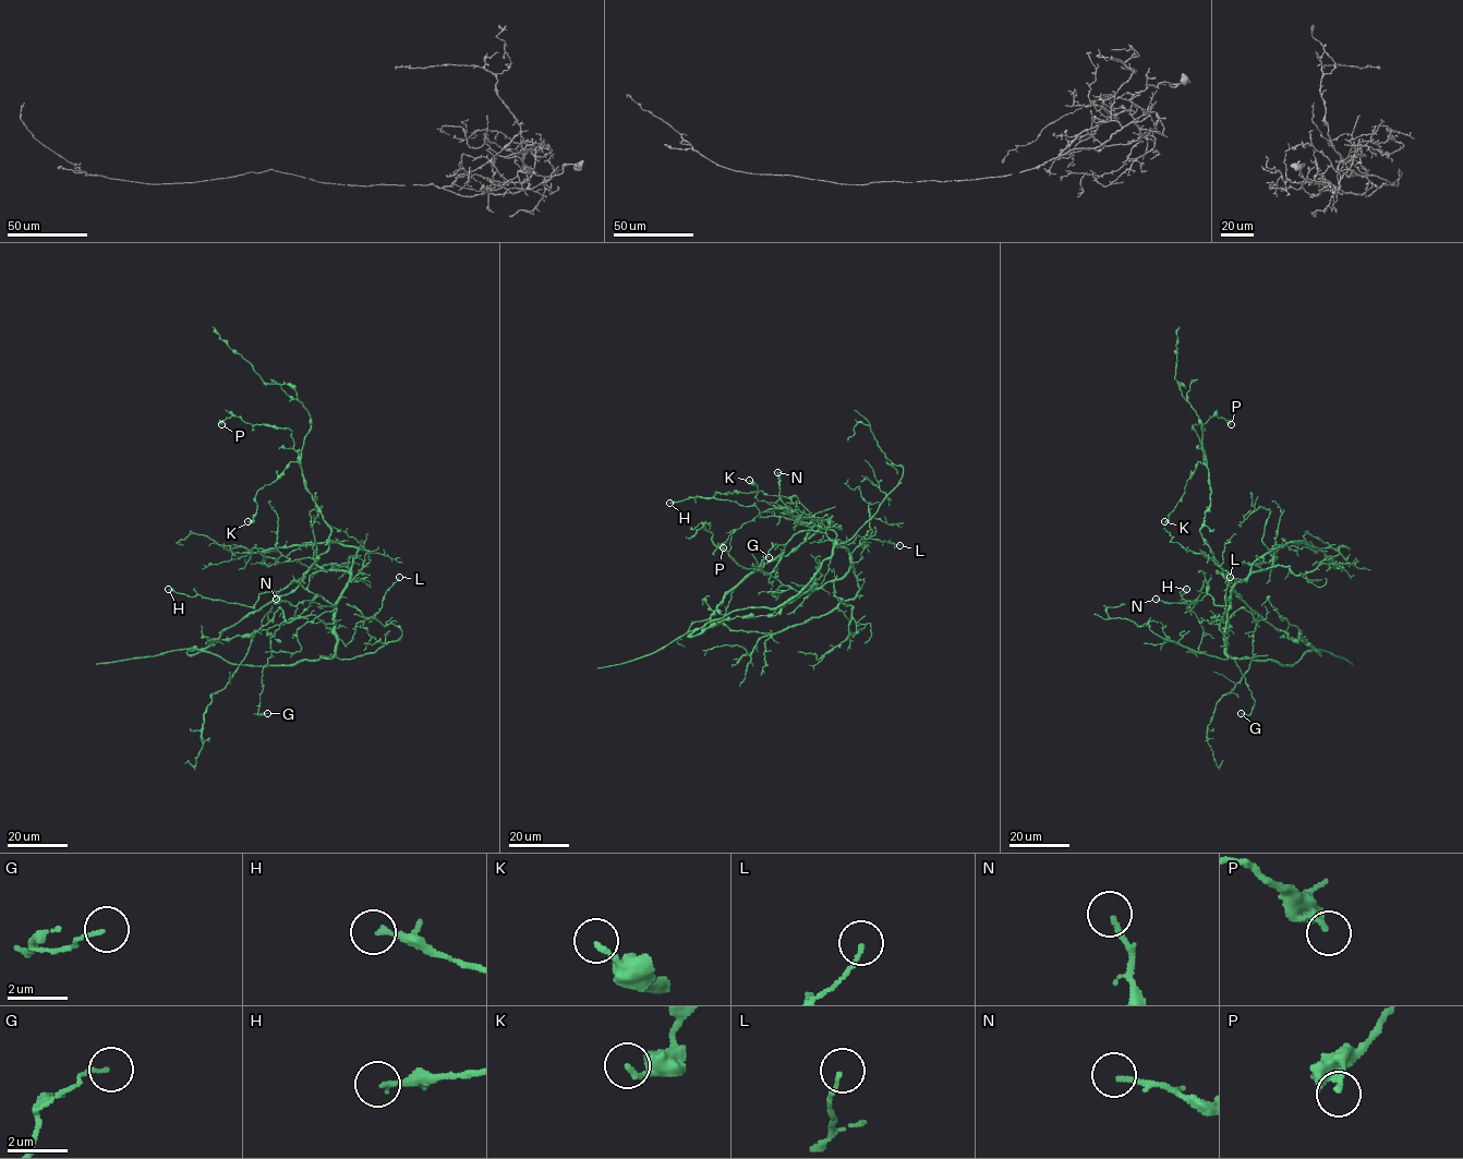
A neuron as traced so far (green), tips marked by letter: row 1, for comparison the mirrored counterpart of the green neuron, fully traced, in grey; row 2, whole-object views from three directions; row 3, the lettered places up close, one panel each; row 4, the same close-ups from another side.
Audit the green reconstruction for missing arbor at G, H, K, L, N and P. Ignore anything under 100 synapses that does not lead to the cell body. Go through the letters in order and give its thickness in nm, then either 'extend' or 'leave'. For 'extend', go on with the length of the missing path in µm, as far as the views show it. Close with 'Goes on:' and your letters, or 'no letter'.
G: 110 nm | leave
H: 180 nm | leave
K: 190 nm | leave
L: 130 nm | leave
N: 170 nm | leave
P: 200 nm | leave
Goes on: no letter

